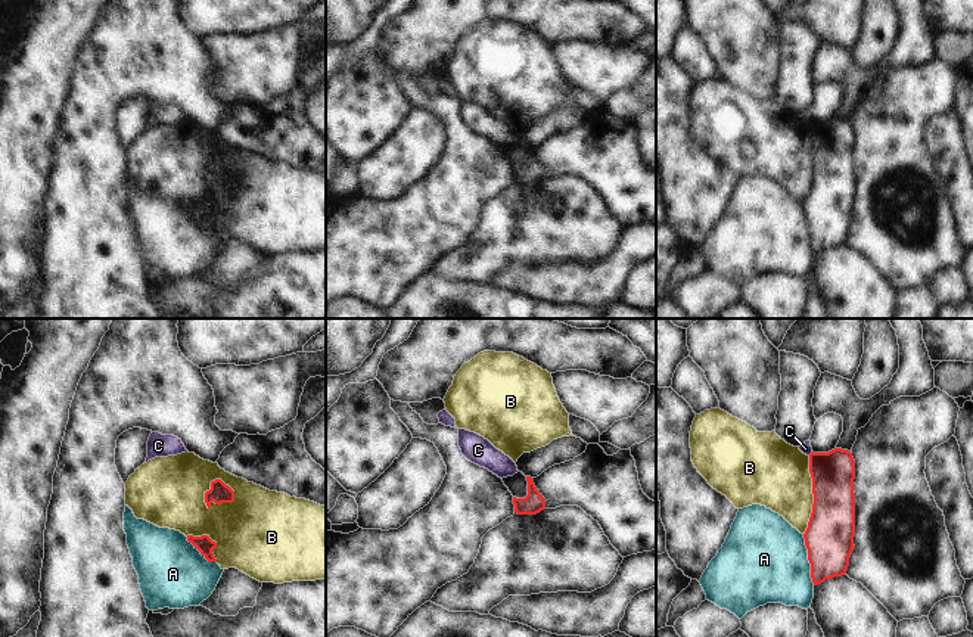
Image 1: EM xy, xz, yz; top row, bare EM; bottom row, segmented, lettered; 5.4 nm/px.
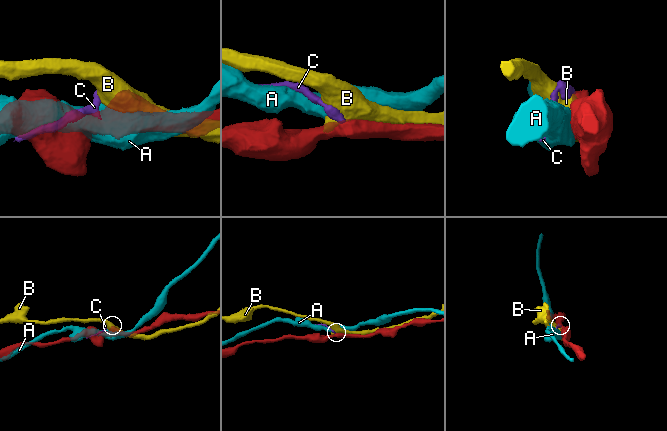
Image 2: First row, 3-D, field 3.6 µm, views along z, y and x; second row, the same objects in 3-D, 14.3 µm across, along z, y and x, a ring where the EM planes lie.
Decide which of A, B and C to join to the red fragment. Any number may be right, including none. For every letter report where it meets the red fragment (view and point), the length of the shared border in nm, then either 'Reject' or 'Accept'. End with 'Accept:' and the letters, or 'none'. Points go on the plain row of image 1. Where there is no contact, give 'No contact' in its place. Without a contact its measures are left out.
A: Touches red at yz (808, 229). Shared border 280 nm. Reject
B: Touches red at xy (215, 173). Shared border 190 nm. Reject
C: Touches red at yz (811, 123). Shared border 40 nm. Reject
Accept: none

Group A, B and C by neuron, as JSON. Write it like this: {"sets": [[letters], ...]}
{"sets": [["A"], ["B"], ["C"]]}

